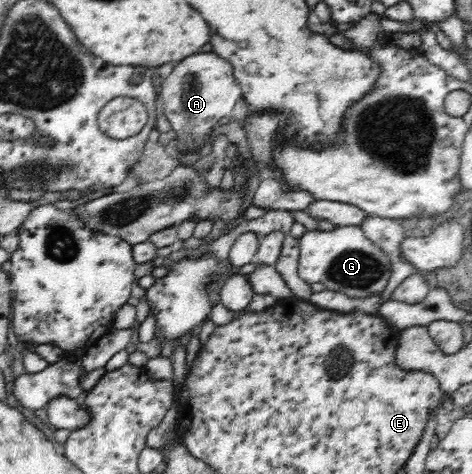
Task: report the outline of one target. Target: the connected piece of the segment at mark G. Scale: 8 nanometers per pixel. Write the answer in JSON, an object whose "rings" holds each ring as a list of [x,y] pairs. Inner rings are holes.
{"rings":[[[336,226],[333,231],[307,231],[299,240],[298,276],[309,285],[321,283],[331,292],[353,300],[379,296],[391,279],[389,254],[373,243],[357,226]]]}

